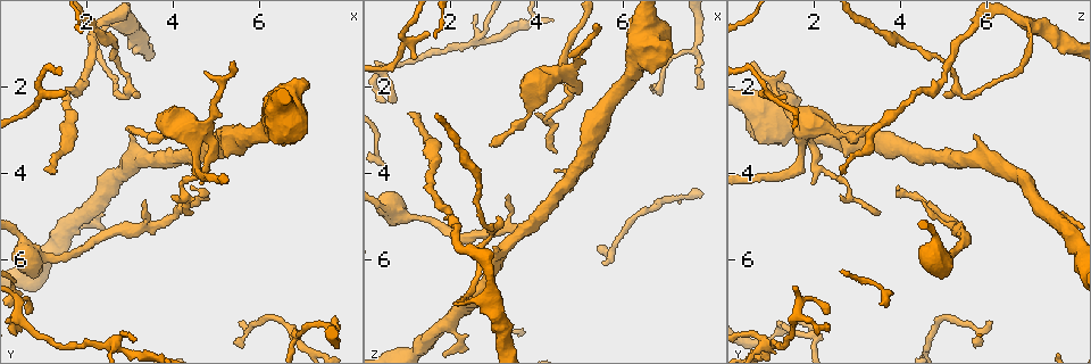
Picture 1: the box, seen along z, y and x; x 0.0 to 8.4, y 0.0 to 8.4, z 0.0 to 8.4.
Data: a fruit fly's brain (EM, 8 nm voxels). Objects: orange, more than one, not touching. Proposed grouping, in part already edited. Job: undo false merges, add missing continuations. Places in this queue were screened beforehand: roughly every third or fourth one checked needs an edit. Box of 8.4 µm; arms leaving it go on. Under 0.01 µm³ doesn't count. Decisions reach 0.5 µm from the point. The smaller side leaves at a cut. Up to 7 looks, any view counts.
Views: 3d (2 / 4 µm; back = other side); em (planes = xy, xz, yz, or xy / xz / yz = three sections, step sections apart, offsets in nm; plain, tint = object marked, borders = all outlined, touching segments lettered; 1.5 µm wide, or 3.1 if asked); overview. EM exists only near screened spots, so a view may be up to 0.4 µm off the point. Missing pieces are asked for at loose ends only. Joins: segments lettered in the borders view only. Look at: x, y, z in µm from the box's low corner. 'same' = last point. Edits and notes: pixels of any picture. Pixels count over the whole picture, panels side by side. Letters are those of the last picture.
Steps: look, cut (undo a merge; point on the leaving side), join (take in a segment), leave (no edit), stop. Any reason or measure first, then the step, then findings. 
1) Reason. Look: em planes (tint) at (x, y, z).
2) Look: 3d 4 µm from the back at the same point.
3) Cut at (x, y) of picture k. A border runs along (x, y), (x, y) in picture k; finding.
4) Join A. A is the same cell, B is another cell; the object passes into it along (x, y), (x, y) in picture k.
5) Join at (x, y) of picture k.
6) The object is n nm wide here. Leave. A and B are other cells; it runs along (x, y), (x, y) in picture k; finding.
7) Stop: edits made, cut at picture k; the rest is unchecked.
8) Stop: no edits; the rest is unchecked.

An open end. Look: em xz step 8 (borders) at (5.50, 7.50, 6.05).

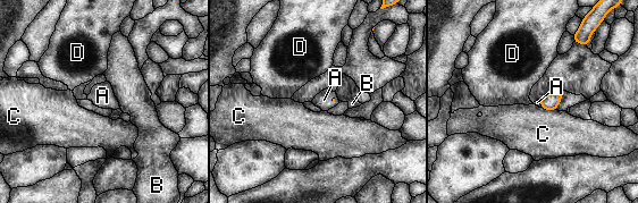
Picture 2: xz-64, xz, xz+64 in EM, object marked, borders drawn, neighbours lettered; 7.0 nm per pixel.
Cut it another way. Look: em planes (borders) at the same point.

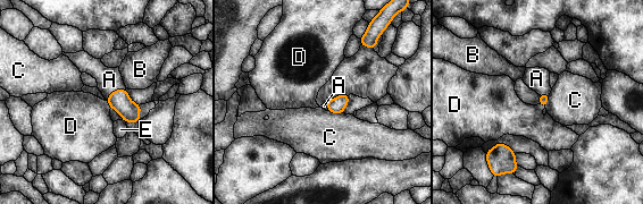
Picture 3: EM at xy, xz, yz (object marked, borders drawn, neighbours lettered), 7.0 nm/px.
Join A. A is the same cell, B, C, D and E are other cells; the object passes into it along (118, 100), (114, 91), (109, 79) in picture 3; the cell continues.

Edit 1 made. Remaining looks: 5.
Thick turns thin. Look: 3d 4 µm at (3.85, 3.00, 2.30).

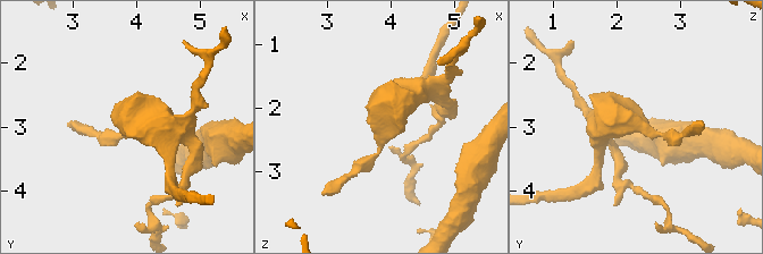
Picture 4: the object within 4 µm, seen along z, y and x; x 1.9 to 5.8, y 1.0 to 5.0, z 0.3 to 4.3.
The arms are 190, 480 nm wide. Look: em yz step 4 (tint) at (3.90, 3.00, 2.30).

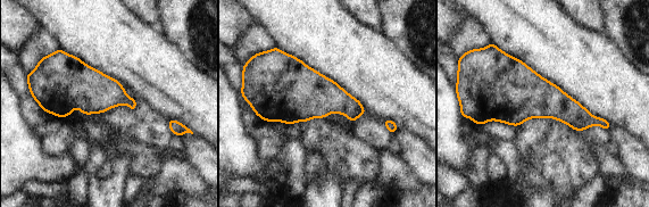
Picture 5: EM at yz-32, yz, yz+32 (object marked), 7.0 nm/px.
Another direction. Look: em planes (borders) at the same point.

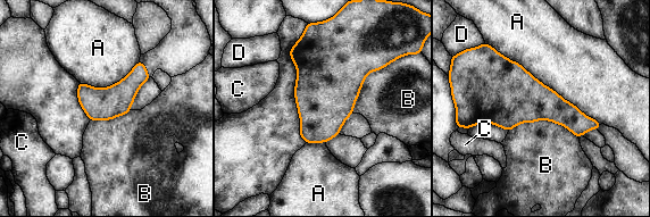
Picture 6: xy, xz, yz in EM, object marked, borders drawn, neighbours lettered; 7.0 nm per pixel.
Leave. A, B, C and D are other cells; a border runs along (508, 131), (551, 120), (577, 138) in picture 6; all the same cell.

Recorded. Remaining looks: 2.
Thin end. Look: em planes (tint) at (4.70, 1.70, 1.35).

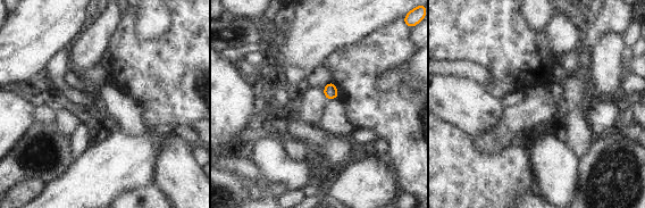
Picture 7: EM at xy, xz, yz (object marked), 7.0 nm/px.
Look: em planes (borders) at the same point.

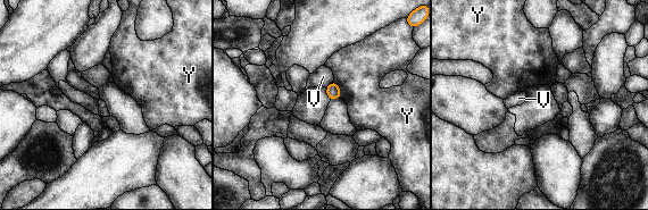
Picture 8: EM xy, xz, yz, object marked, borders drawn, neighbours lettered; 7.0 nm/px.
Leave. V and Y are other cells; a border runs along (333, 81), (339, 87), (340, 98) in picture 8; no lettered segment goes on from it.

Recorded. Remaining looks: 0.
Stop: edits made, join at picture 3; the rest is unchecked.

